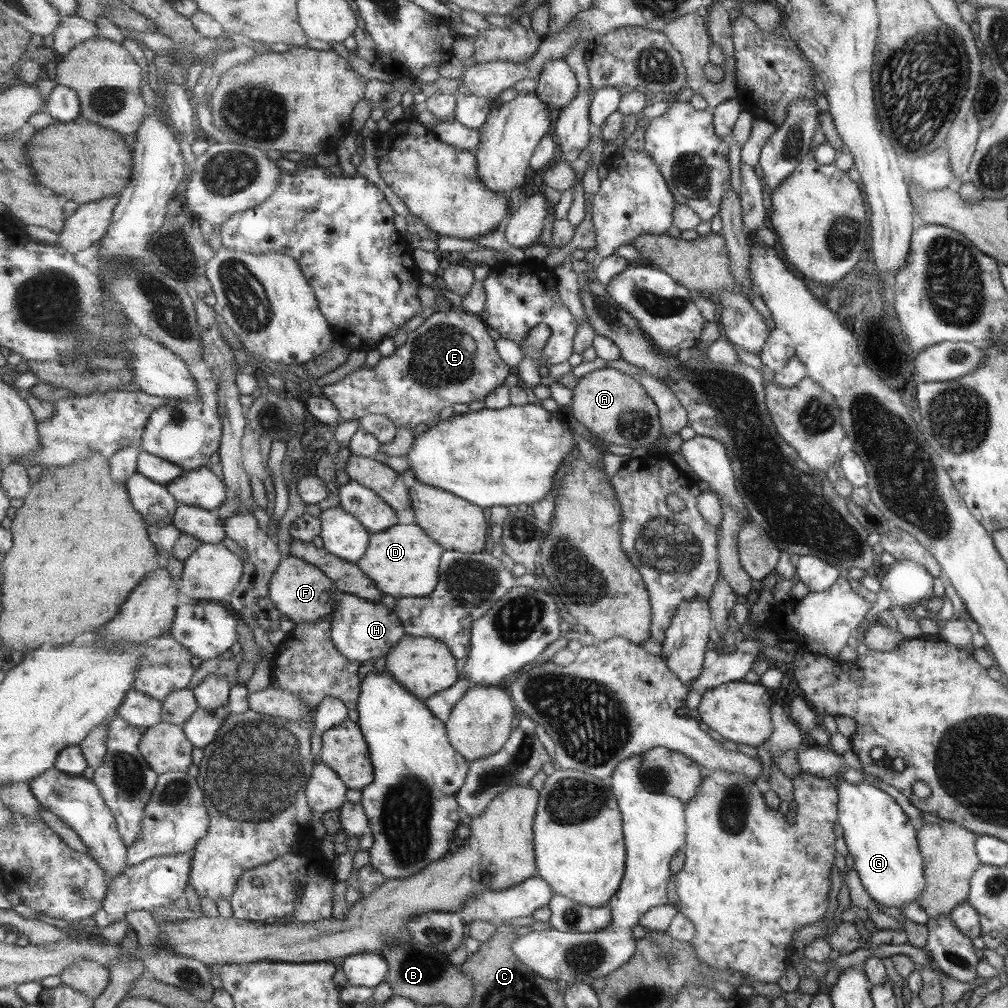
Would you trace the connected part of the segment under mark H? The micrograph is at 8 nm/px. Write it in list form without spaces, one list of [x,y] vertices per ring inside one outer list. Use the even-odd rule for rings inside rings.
[[[339,592],[337,602],[338,604],[333,612],[334,619],[331,637],[333,642],[335,642],[335,646],[340,649],[341,654],[351,662],[352,668],[364,666],[365,662],[373,659],[377,660],[381,656],[386,657],[406,635],[404,624],[400,617],[397,616],[397,613],[380,602],[366,601],[345,592]]]

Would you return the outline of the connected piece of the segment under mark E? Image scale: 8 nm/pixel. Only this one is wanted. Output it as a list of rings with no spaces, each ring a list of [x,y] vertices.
[[[448,307],[426,319],[413,332],[408,333],[405,344],[395,352],[383,357],[372,368],[361,367],[356,372],[345,376],[341,381],[322,388],[323,394],[332,400],[339,409],[343,420],[360,420],[368,414],[384,414],[397,427],[404,426],[415,434],[415,428],[435,420],[443,408],[454,404],[471,404],[475,400],[485,401],[489,394],[505,385],[507,376],[511,374],[511,366],[507,365],[497,351],[496,341],[489,336],[488,324],[480,315],[466,313],[462,309]]]

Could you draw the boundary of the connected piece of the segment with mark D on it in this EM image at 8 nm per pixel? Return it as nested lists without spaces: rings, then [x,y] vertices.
[[[416,522],[398,524],[383,532],[372,533],[368,551],[358,565],[385,595],[397,600],[407,597],[421,599],[435,592],[440,579],[440,562],[444,552],[445,548],[433,540],[421,525]]]

